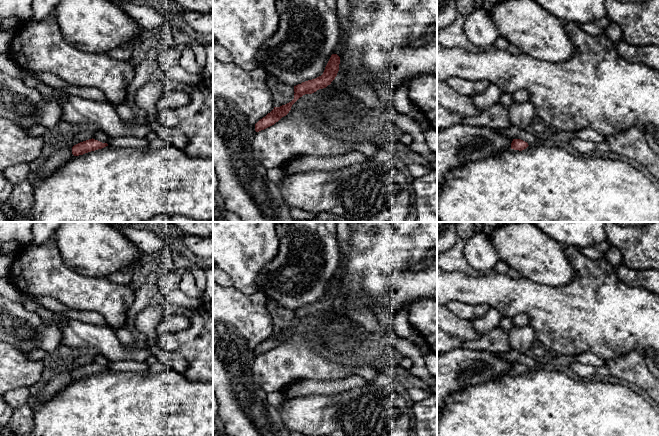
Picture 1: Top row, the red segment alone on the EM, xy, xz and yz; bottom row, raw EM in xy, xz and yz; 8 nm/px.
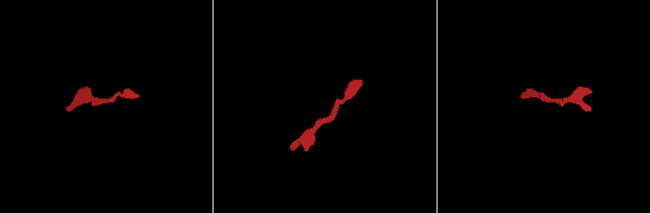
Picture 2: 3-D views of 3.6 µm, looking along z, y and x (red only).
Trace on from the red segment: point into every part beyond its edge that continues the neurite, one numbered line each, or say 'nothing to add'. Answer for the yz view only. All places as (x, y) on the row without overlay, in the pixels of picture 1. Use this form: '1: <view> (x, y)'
nothing to add

